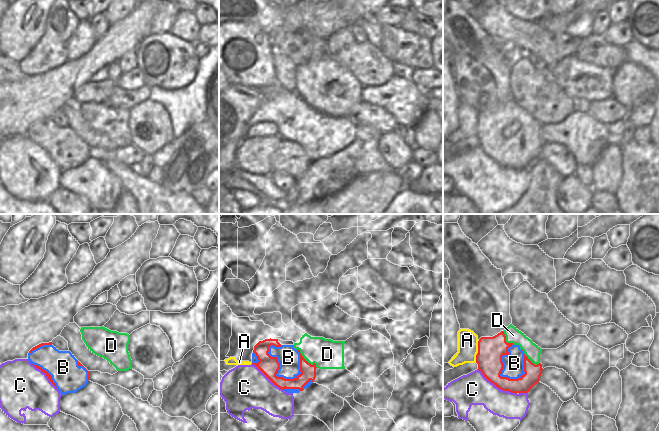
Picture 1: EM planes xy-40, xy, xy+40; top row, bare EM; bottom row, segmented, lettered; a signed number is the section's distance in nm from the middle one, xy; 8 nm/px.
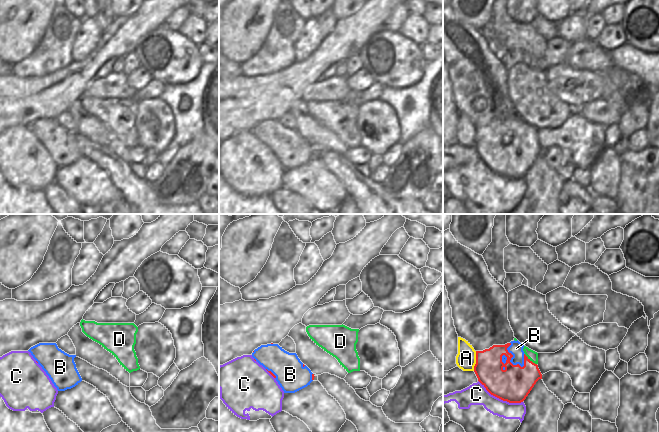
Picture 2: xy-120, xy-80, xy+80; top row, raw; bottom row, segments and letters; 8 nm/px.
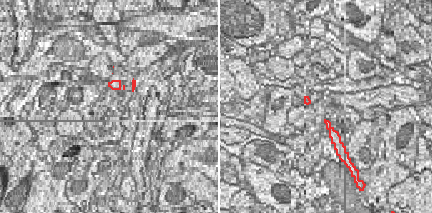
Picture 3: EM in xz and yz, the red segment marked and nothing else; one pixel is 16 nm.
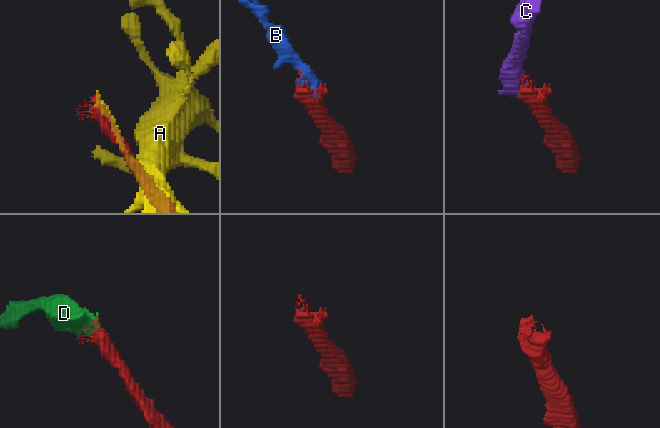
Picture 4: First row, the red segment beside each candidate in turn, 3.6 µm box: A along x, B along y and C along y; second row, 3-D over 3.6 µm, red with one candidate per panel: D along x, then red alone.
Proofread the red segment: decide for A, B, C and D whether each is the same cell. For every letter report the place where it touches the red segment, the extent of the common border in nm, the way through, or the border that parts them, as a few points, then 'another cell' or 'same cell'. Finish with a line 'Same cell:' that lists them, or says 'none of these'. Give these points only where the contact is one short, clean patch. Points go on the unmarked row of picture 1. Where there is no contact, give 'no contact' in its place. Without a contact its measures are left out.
A: meets red in xy+40 at (478, 122); contact 110 nm long; another cell
B: meets red in xy at (279, 143); contact 340 nm long; another cell
C: meets red in xy+40 at (497, 162); contact 380 nm long; same cell
D: meets red in xy at (307, 137); contact 220 nm long; border along xy (297, 124), (311, 140), (314, 139), (317, 143); another cell
Same cell: C

